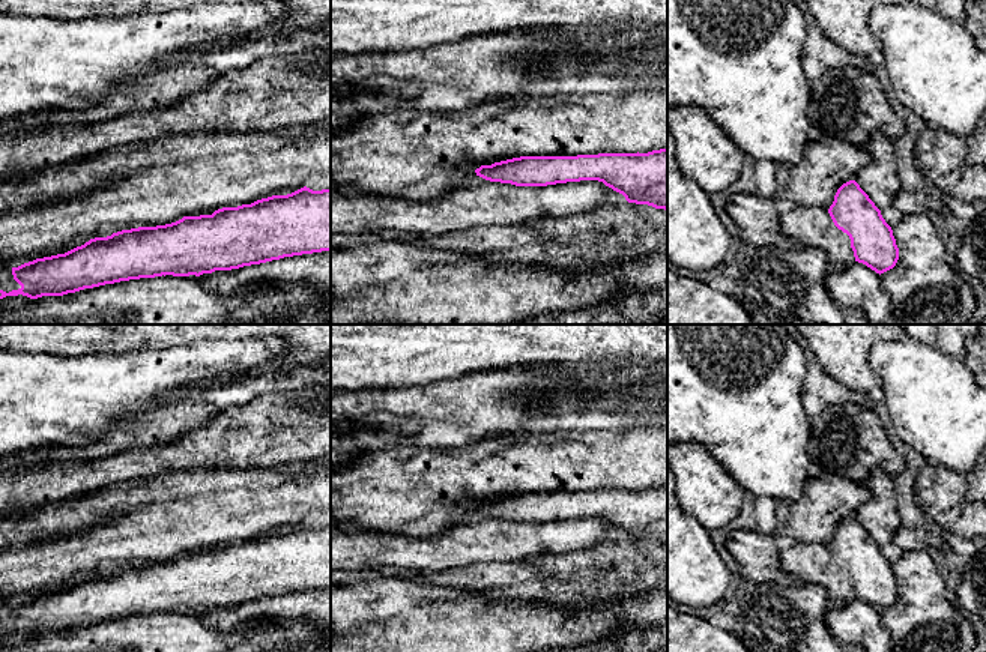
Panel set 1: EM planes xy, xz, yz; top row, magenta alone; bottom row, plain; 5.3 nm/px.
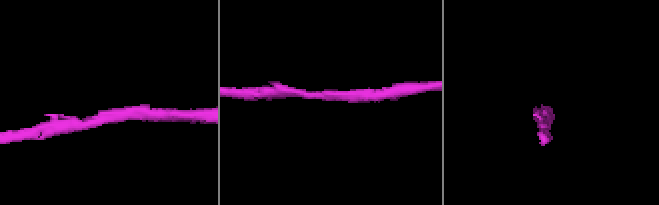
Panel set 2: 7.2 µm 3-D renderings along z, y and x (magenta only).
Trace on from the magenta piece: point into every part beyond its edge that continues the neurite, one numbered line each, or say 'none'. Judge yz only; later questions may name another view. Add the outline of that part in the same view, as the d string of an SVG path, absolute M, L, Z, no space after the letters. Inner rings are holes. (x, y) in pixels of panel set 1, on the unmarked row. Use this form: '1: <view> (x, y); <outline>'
none

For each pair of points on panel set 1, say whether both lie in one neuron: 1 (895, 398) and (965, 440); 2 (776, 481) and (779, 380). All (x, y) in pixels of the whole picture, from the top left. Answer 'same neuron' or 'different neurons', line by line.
1: same neuron
2: same neuron

